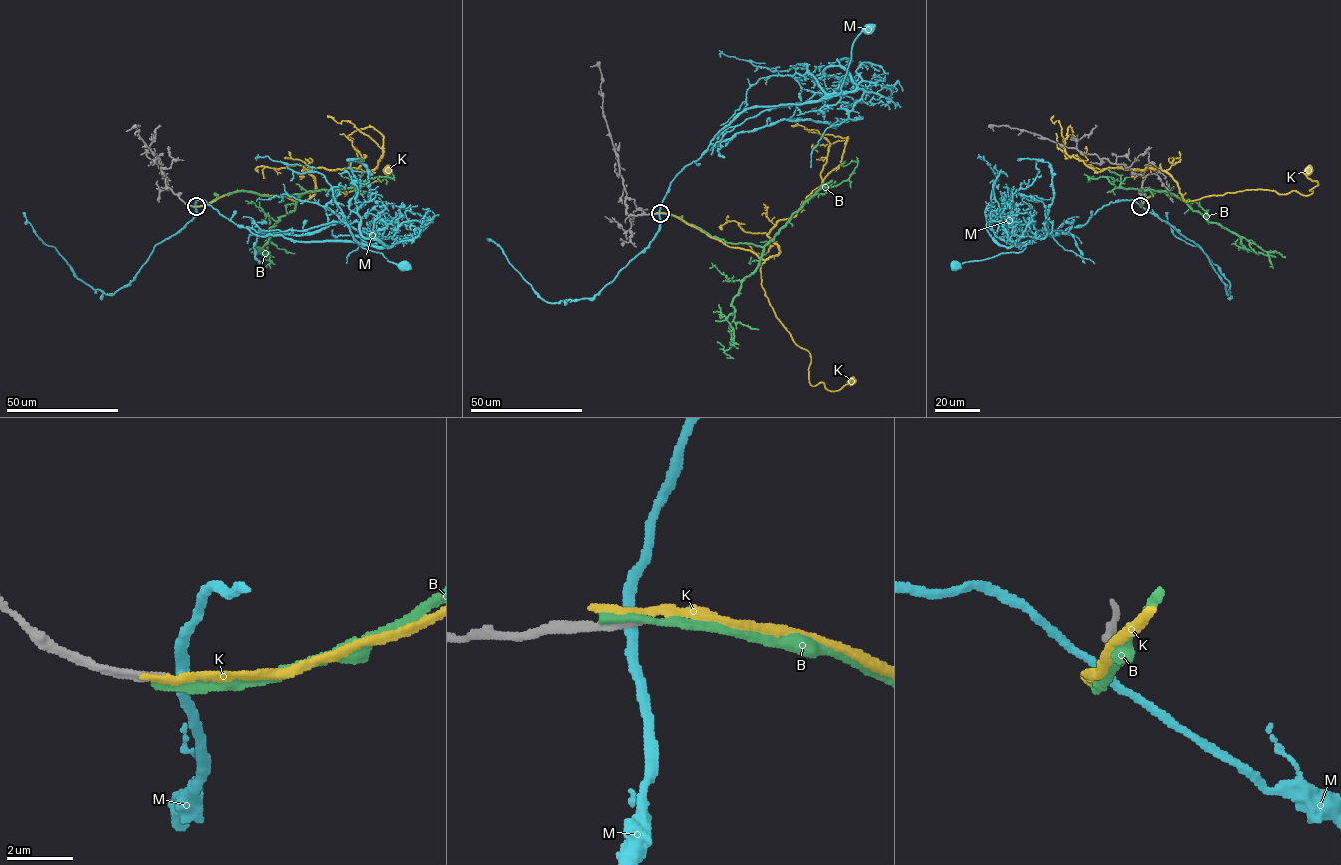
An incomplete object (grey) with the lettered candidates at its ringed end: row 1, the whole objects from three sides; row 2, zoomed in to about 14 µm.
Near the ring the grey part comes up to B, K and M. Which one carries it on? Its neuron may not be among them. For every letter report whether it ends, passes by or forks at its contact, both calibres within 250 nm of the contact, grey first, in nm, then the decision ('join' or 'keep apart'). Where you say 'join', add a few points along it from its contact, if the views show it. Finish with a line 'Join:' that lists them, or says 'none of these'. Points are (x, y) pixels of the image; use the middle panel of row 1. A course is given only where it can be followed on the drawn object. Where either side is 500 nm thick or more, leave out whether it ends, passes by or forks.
B: it ends there; 280 nm thick on the grey side, 380 nm on the other; keep apart
K: it ends there; 280 nm thick on the grey side, 300 nm on the other; keep apart
M: it passes by; 280 nm thick on the grey side, 280 nm on the other; keep apart
Join: none of these

